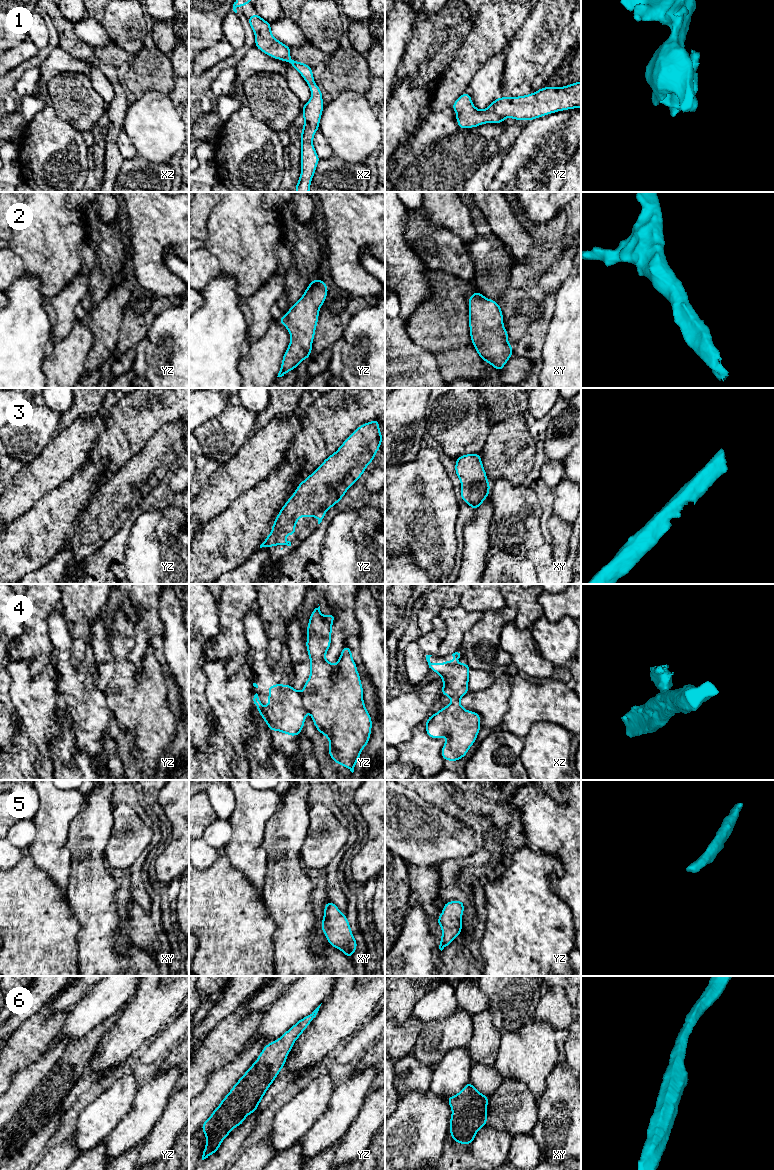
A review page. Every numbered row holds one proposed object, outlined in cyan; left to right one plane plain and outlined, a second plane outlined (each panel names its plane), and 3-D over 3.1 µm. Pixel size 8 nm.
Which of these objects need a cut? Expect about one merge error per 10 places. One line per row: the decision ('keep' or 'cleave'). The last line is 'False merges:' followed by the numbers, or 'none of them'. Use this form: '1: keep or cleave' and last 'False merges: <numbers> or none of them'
1: keep
2: keep
3: keep
4: cleave
5: keep
6: keep
False merges: 4

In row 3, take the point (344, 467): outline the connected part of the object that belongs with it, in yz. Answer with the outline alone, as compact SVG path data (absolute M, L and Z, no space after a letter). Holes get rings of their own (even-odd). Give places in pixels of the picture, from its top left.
M379 419L360 425L342 443L336 452L326 458L322 464L305 480L303 480L285 505L281 508L272 525L271 533L260 545L272 548L275 545L291 546L290 541L285 541L286 535L296 535L295 526L299 517L317 517L318 524L322 522L326 511L337 504L346 491L363 475L366 467L373 462L383 440L378 427Z

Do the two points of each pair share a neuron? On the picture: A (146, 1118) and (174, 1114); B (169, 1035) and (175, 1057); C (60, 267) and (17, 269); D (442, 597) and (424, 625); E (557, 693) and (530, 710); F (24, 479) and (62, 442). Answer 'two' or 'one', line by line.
A: two
B: two
C: two
D: one
E: one
F: one

